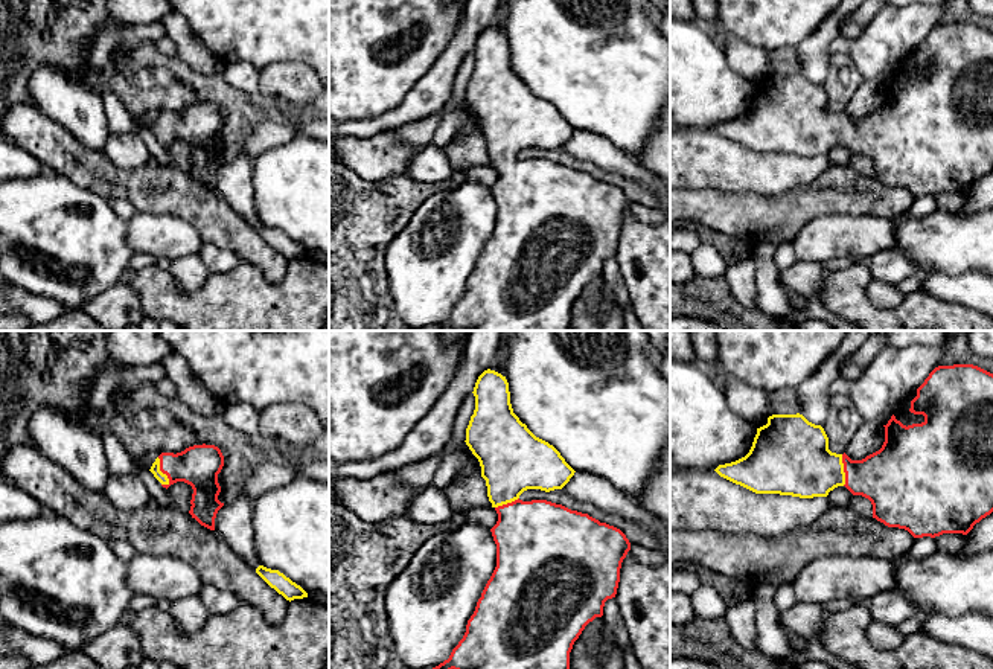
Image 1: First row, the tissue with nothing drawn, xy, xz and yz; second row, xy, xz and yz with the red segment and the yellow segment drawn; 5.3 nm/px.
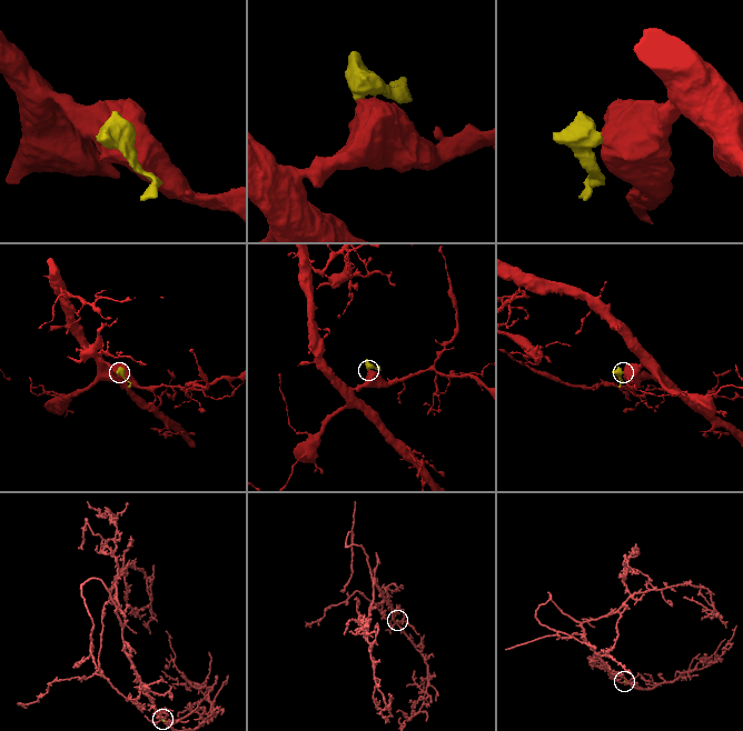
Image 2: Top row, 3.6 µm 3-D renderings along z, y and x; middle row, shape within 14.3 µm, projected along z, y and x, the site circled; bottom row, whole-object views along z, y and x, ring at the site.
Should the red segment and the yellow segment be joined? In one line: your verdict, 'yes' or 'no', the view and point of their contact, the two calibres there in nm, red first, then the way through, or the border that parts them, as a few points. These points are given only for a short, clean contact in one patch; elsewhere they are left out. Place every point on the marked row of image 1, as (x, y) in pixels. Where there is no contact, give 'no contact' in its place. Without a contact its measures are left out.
yes; meets red in xy at (162, 471); 220 nm thick on the red side, 50 nm on the other

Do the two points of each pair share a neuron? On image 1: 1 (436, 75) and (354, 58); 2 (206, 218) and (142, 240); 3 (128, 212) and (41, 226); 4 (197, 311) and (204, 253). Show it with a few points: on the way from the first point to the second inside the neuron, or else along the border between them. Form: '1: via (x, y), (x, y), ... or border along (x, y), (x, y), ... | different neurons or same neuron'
1: border along (447, 44), (433, 67), (402, 101) | different neurons
2: border along (156, 214), (183, 218), (203, 241) | different neurons
3: border along (108, 200), (113, 211), (127, 223) | different neurons
4: border along (242, 261), (230, 270), (210, 273) | different neurons

